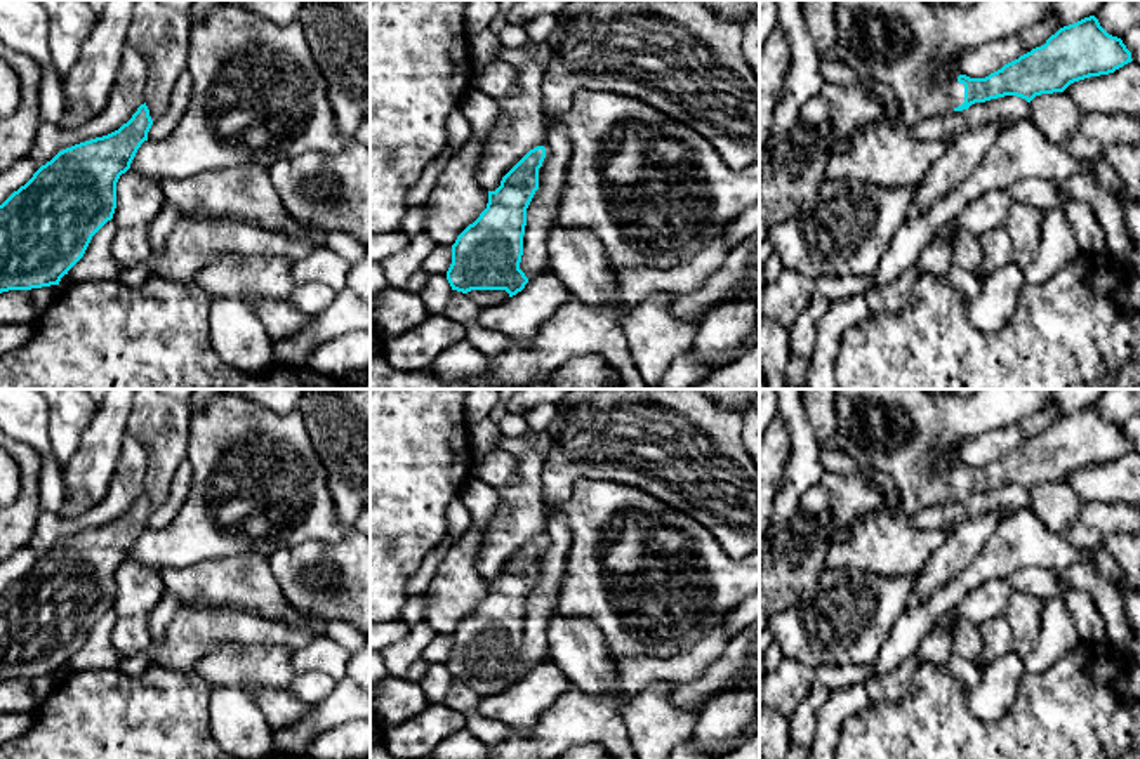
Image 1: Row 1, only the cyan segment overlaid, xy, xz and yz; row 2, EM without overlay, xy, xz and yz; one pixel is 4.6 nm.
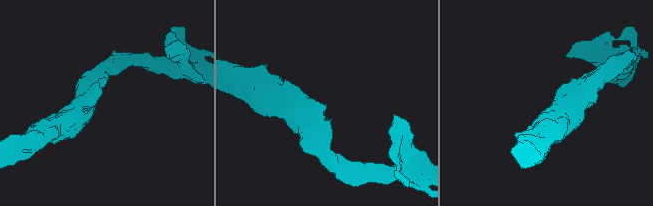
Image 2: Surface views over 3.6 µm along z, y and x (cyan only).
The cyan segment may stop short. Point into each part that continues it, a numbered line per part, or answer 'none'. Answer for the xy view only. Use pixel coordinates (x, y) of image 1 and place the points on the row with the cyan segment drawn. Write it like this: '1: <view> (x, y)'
1: xy (160, 33)

